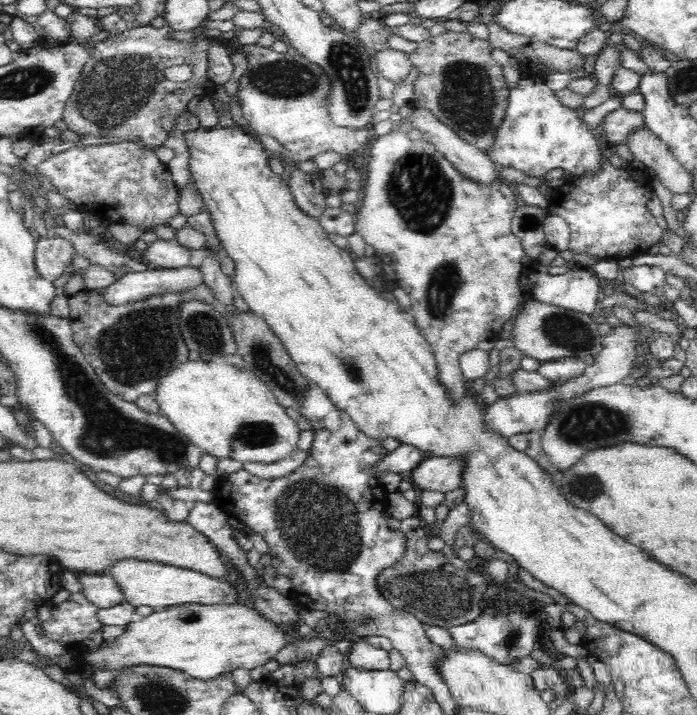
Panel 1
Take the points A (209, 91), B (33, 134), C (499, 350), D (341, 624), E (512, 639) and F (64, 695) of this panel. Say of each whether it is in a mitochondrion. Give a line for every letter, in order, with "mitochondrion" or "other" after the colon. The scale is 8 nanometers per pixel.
A: other
B: other
C: other
D: other
E: mitochondrion
F: other

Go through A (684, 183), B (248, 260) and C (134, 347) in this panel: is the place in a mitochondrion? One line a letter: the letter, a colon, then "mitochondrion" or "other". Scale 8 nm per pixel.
A: other
B: other
C: mitochondrion

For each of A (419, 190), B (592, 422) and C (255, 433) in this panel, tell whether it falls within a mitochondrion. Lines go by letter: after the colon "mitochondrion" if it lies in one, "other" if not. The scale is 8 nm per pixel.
A: mitochondrion
B: mitochondrion
C: mitochondrion

